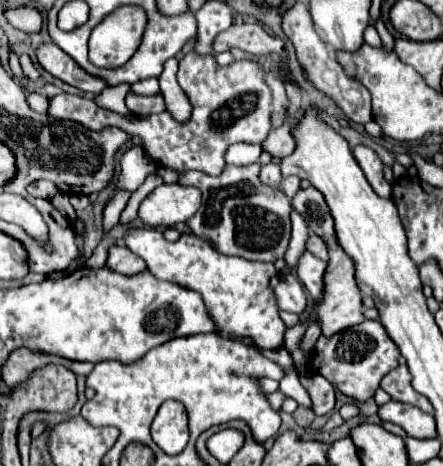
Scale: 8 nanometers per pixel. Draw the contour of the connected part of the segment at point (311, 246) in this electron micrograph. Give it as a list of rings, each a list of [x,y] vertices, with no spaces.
[[[310,235],[310,239],[308,239],[308,251],[312,253],[312,255],[316,255],[318,259],[324,259],[324,261],[328,261],[328,251],[326,251],[326,245],[324,245],[324,241],[318,237],[318,235]]]

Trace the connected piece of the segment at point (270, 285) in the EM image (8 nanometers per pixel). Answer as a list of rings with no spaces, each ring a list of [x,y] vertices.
[[[130,225],[124,241],[132,253],[146,261],[146,269],[154,277],[198,291],[222,337],[234,339],[242,335],[252,338],[262,349],[283,346],[287,327],[278,315],[274,301],[274,287],[278,283],[278,271],[274,263],[246,261],[242,257],[222,255],[208,241],[192,233],[182,233],[178,241],[166,241],[160,229],[140,229]]]

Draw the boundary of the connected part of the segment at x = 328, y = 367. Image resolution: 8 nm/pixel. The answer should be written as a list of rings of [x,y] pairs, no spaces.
[[[364,319],[360,325],[344,329],[332,337],[320,337],[312,353],[312,369],[324,375],[340,393],[362,403],[374,395],[380,379],[398,365],[400,351],[394,341],[390,341],[386,329],[380,321]]]

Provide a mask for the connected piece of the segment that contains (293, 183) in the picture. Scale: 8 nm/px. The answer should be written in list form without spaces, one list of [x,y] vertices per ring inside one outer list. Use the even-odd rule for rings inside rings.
[[[286,177],[286,179],[282,179],[282,191],[292,199],[300,191],[300,179],[298,177]]]

